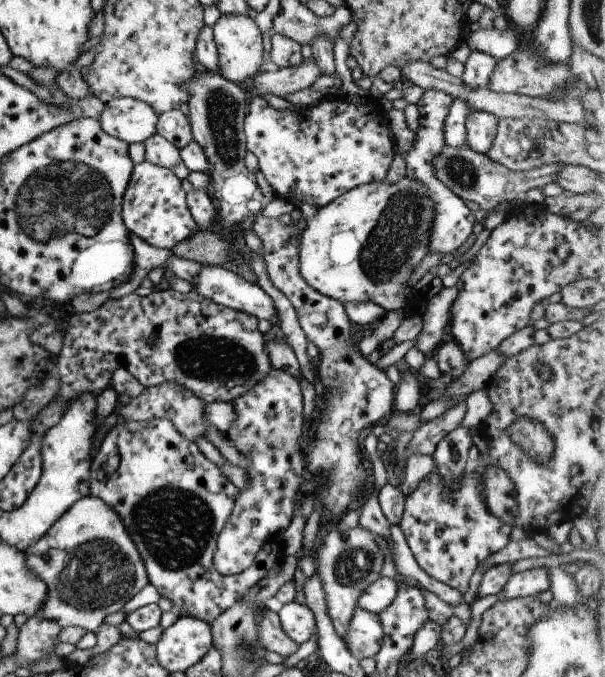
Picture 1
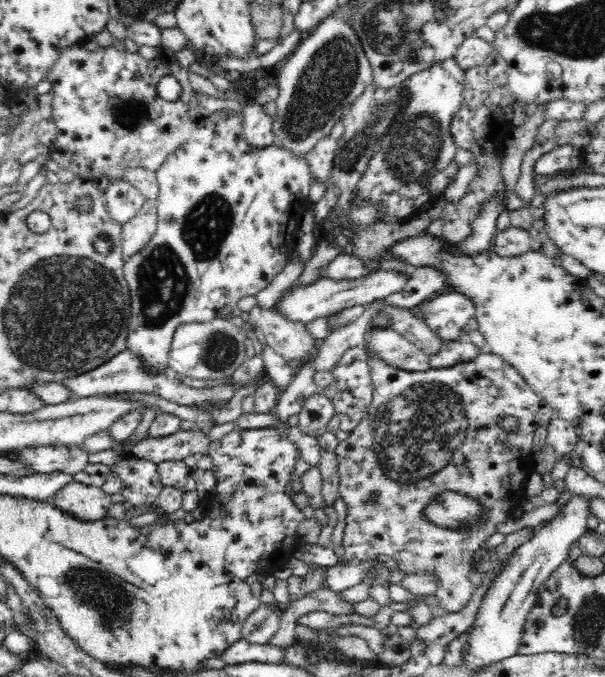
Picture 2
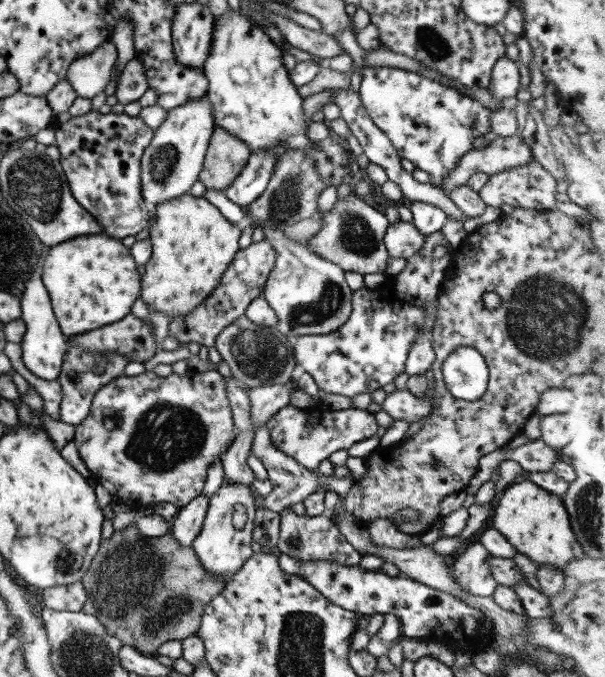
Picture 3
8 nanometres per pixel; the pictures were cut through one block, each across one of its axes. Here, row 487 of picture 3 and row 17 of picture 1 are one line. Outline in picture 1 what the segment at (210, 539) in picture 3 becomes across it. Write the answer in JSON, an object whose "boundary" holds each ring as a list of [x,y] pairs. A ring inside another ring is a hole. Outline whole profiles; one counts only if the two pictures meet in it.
{"boundary":[[[224,14],[213,26],[214,42],[218,51],[218,66],[220,74],[230,82],[244,82],[252,78],[264,60],[262,33],[254,18],[244,14]]]}

